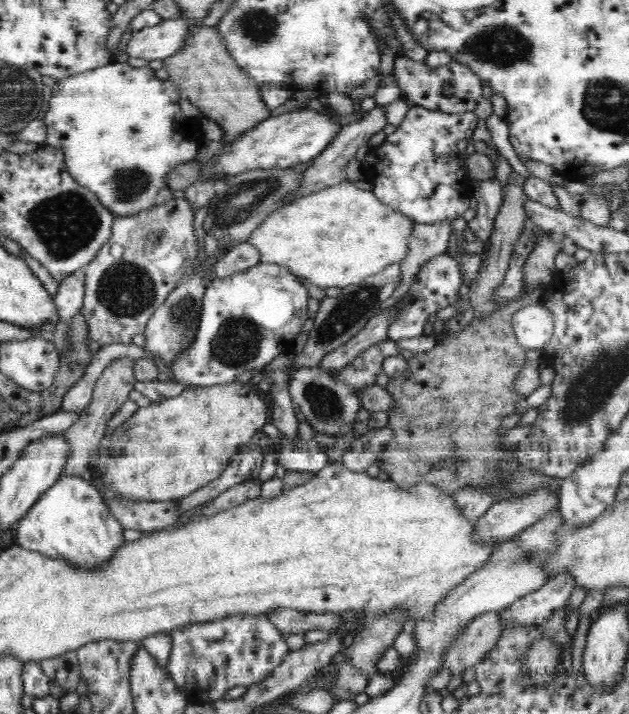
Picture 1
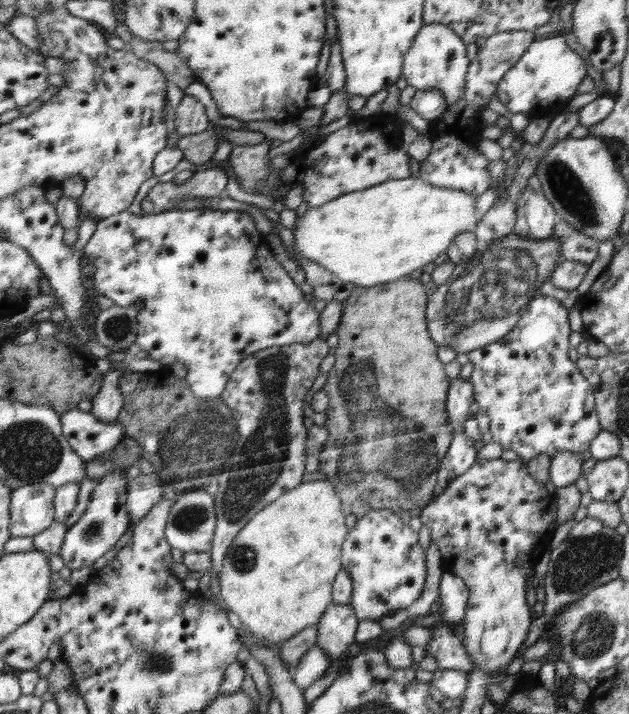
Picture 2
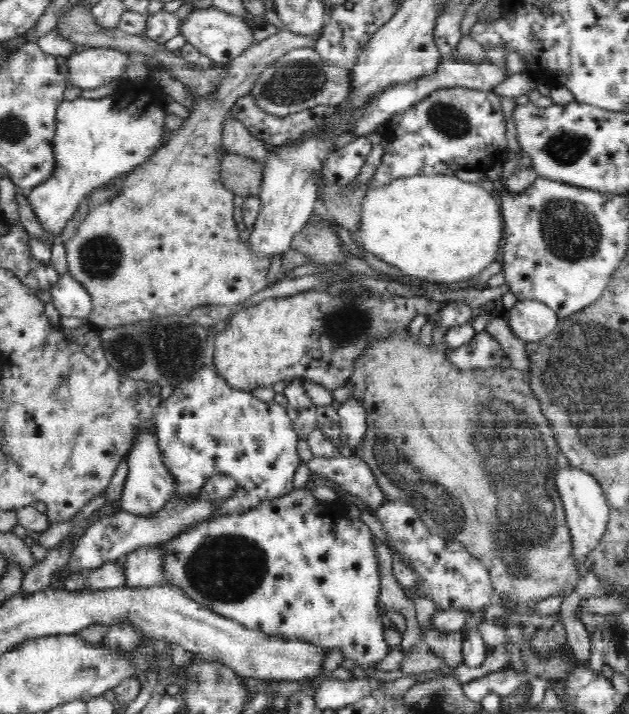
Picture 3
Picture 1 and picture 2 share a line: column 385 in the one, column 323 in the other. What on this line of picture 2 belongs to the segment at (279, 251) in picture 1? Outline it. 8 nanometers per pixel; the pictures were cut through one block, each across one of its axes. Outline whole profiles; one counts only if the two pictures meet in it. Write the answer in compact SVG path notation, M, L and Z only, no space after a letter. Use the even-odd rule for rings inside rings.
M410 176L338 195L337 199L320 207L309 207L293 225L294 248L302 259L321 265L340 280L362 288L374 287L402 279L416 269L422 269L440 253L445 253L456 236L462 232L474 232L478 223L476 196L460 190L436 188L420 177Z

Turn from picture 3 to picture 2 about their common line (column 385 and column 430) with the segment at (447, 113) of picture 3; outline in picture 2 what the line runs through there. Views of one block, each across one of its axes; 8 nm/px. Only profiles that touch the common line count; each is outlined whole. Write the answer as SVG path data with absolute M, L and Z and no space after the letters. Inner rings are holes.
M511 31L502 32L486 38L485 45L479 47L477 56L470 62L467 75L467 88L463 100L447 106L446 110L430 121L428 136L431 138L432 150L424 162L420 162L419 177L436 188L448 188L448 190L460 190L470 196L480 196L490 186L490 176L486 172L488 159L484 154L476 150L481 131L480 111L488 102L488 98L498 90L503 76L515 66L522 58L527 48L534 40L534 32Z

